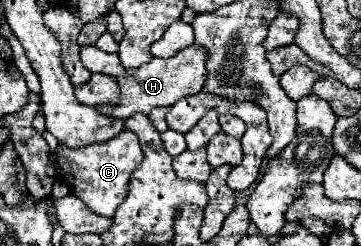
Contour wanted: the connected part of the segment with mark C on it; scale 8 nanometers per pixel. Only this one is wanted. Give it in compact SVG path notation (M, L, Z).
M121 131L107 143L95 143L79 149L59 145L55 149L57 181L65 183L73 195L83 199L91 211L103 217L113 217L115 209L125 201L131 173L139 167L141 161L143 149L139 145L139 137L131 131Z

